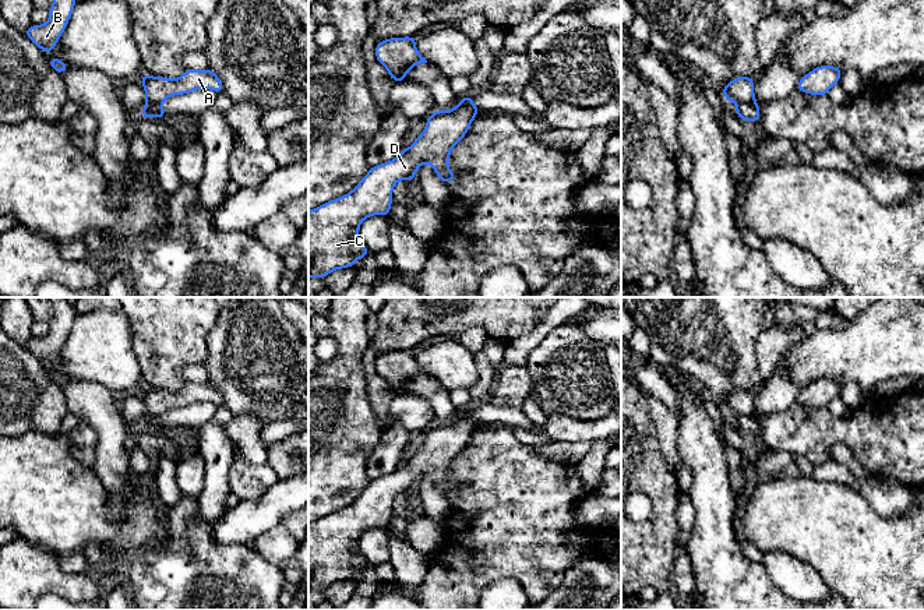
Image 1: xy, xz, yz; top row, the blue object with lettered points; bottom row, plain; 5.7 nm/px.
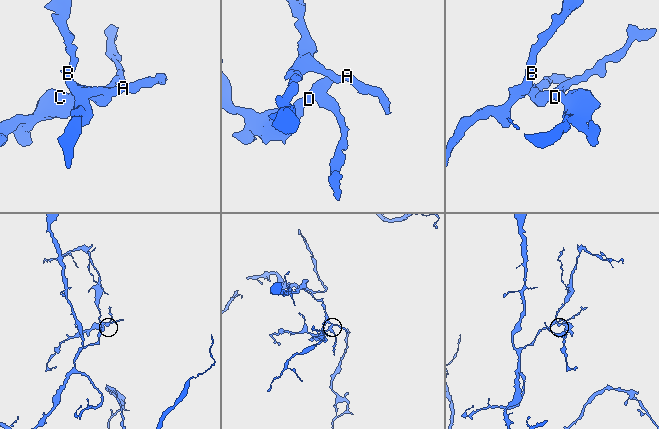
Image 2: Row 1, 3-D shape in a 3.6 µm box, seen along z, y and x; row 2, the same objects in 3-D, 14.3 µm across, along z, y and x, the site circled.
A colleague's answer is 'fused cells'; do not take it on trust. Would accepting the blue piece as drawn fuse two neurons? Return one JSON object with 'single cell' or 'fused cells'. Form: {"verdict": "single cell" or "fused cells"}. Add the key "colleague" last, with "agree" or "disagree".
{"verdict": "fused cells", "colleague": "agree"}

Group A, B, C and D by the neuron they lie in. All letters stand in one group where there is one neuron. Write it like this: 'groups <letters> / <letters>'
groups A B / C D

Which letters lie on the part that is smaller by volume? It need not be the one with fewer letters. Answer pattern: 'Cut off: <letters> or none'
Cut off: C, D

